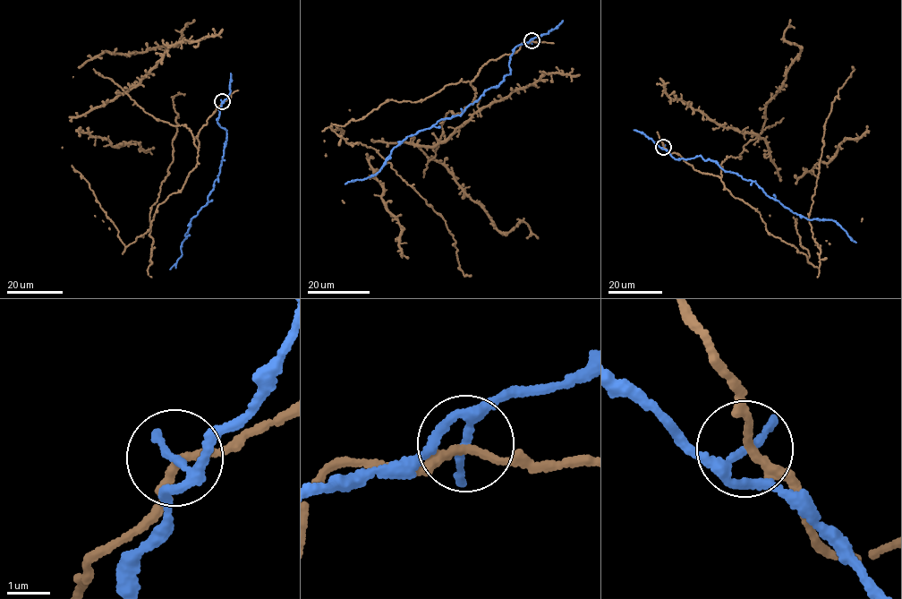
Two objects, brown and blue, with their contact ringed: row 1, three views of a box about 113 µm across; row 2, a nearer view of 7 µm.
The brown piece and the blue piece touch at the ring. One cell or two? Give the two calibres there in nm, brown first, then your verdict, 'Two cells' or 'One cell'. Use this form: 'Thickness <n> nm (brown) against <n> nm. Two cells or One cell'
Thickness 200 nm (brown) against 110 nm. Two cells

